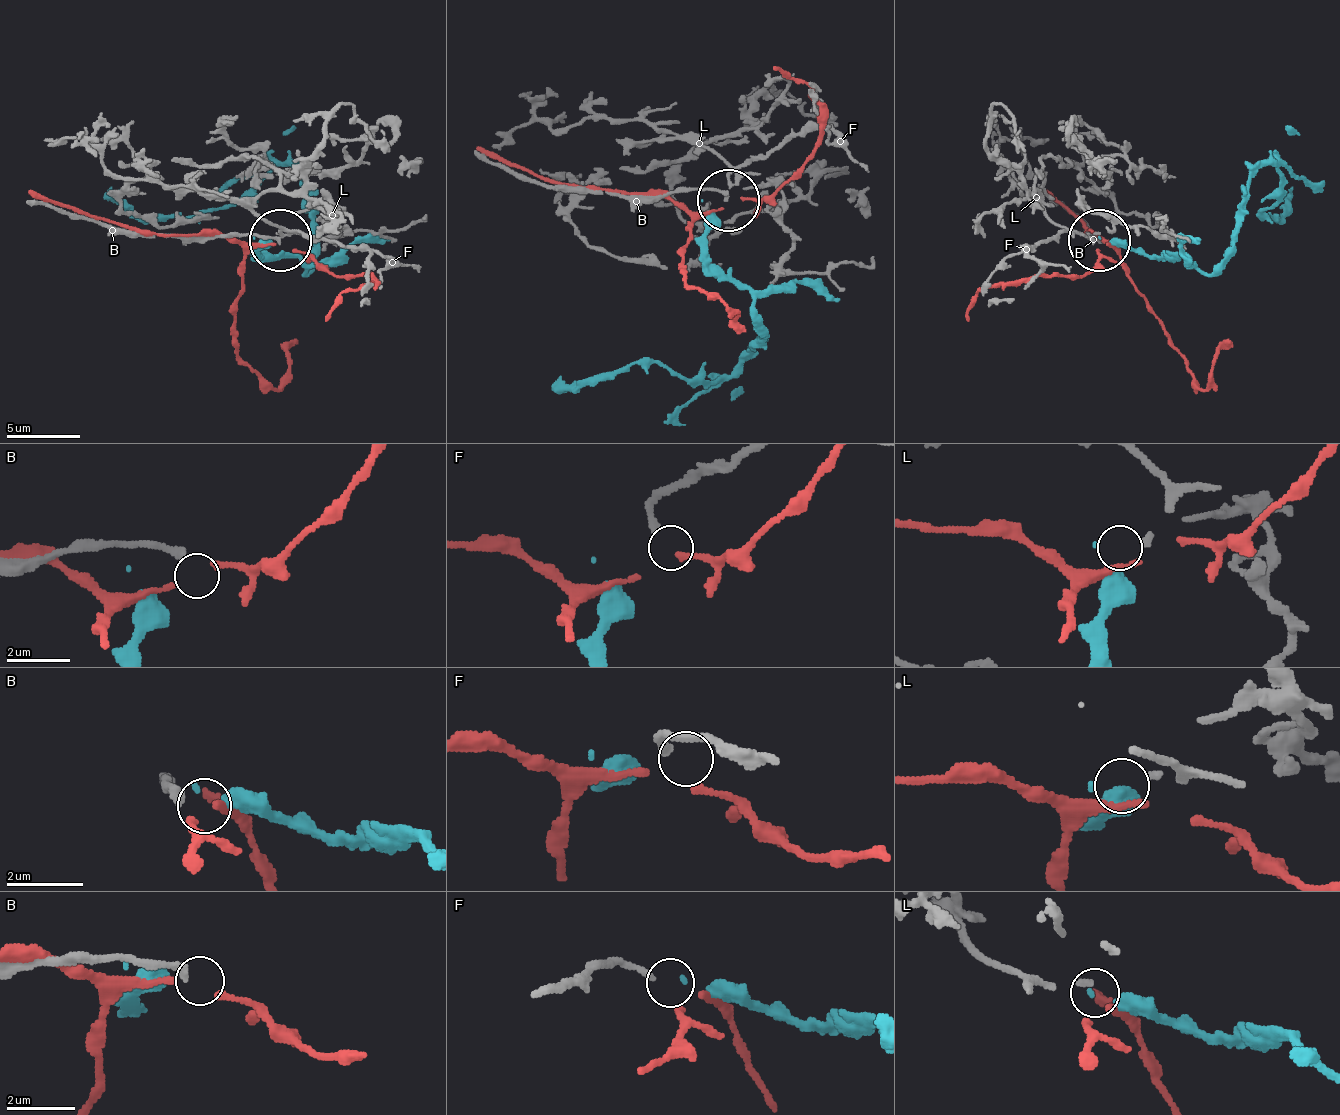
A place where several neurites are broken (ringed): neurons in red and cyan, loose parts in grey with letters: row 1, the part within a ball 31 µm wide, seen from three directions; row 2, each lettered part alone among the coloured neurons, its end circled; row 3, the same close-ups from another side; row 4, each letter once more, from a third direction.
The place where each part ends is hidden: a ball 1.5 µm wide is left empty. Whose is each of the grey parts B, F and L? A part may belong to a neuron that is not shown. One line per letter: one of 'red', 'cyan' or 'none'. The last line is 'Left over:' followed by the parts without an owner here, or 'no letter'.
B: none
F: none
L: none
Left over: B, F, L

